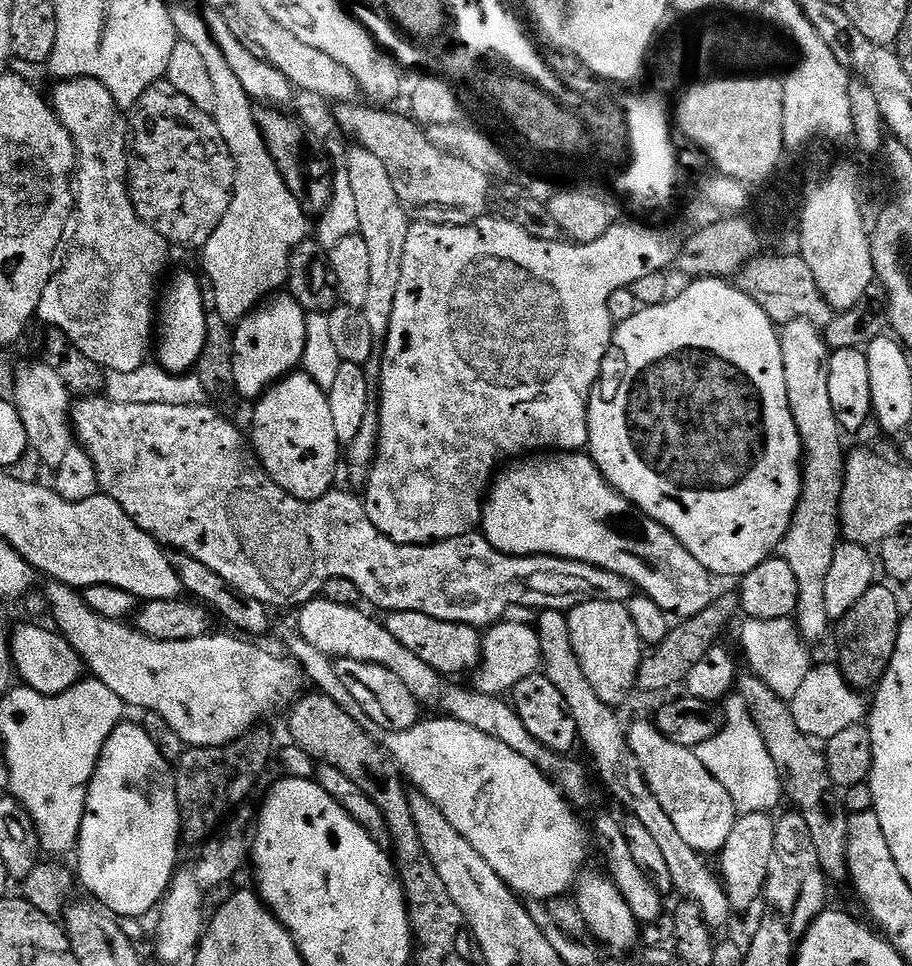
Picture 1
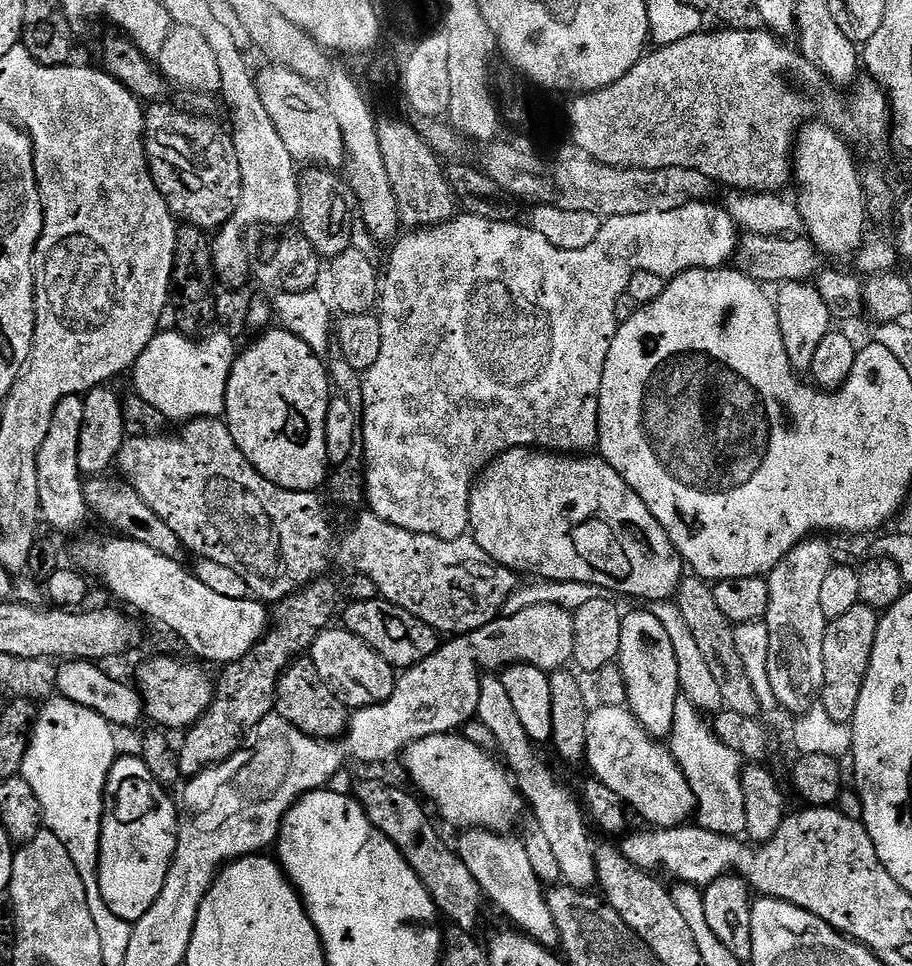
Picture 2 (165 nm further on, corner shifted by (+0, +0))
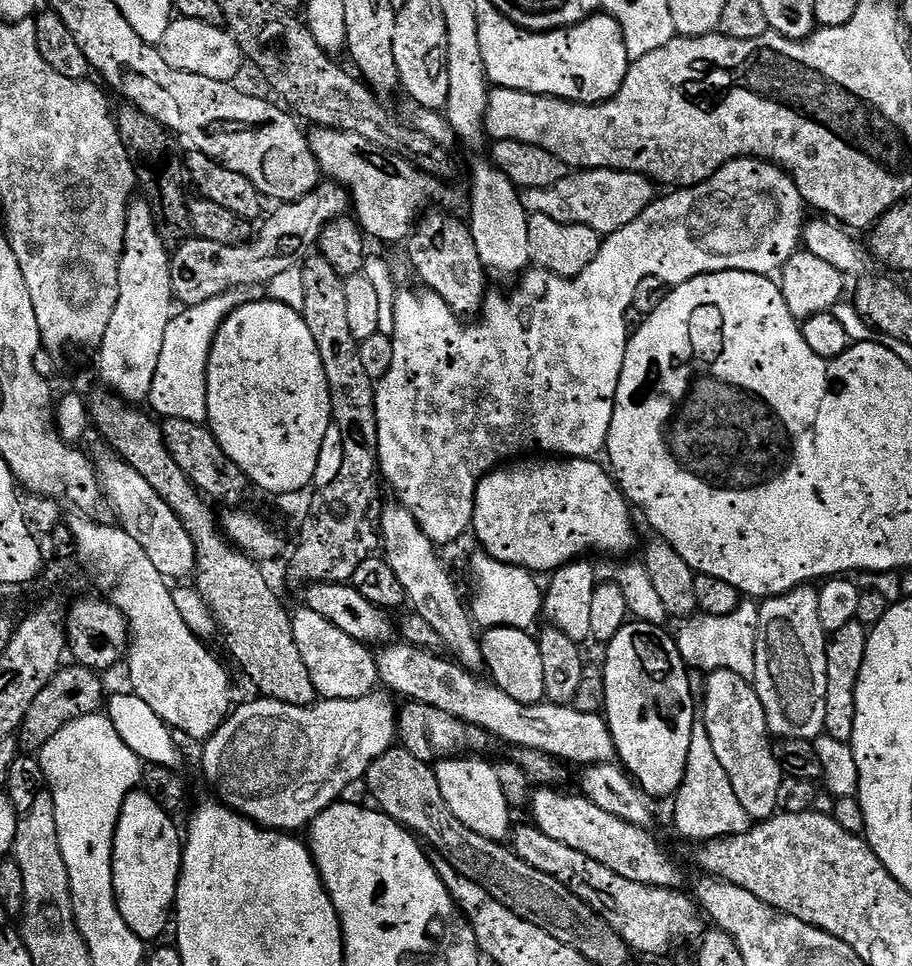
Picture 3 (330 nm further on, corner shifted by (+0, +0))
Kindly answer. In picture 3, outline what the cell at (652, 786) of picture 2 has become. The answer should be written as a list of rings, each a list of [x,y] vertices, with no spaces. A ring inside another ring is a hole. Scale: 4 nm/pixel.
[[[403,642],[381,647],[376,656],[376,668],[380,671],[379,683],[383,687],[385,684],[389,693],[397,697],[405,696],[405,701],[438,706],[438,710],[446,710],[446,714],[454,714],[454,718],[486,730],[489,737],[501,736],[506,743],[512,744],[513,749],[533,748],[564,762],[570,760],[579,766],[613,763],[616,747],[608,729],[608,721],[603,715],[586,714],[574,706],[562,704],[516,702],[510,698],[510,694],[487,679],[479,680],[479,675],[469,672],[455,659],[443,660],[436,655],[440,654]]]

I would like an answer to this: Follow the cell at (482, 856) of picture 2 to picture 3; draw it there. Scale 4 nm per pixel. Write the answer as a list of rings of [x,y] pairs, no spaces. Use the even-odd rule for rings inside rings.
[[[469,754],[454,756],[450,760],[437,760],[434,767],[442,798],[446,798],[450,814],[454,814],[462,826],[470,826],[470,830],[474,830],[474,834],[482,834],[482,838],[501,842],[509,839],[514,828],[514,812],[508,807],[506,794],[502,794],[495,763],[487,764],[479,755]]]

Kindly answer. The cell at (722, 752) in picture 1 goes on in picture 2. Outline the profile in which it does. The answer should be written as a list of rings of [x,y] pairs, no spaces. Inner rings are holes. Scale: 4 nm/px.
[[[680,695],[675,702],[674,726],[668,737],[668,749],[686,774],[687,781],[696,795],[699,827],[723,836],[743,837],[747,830],[746,806],[741,780],[742,757],[736,751],[721,744],[714,744],[711,723],[696,720],[701,712],[686,696]],[[712,744],[714,746],[712,746]]]

